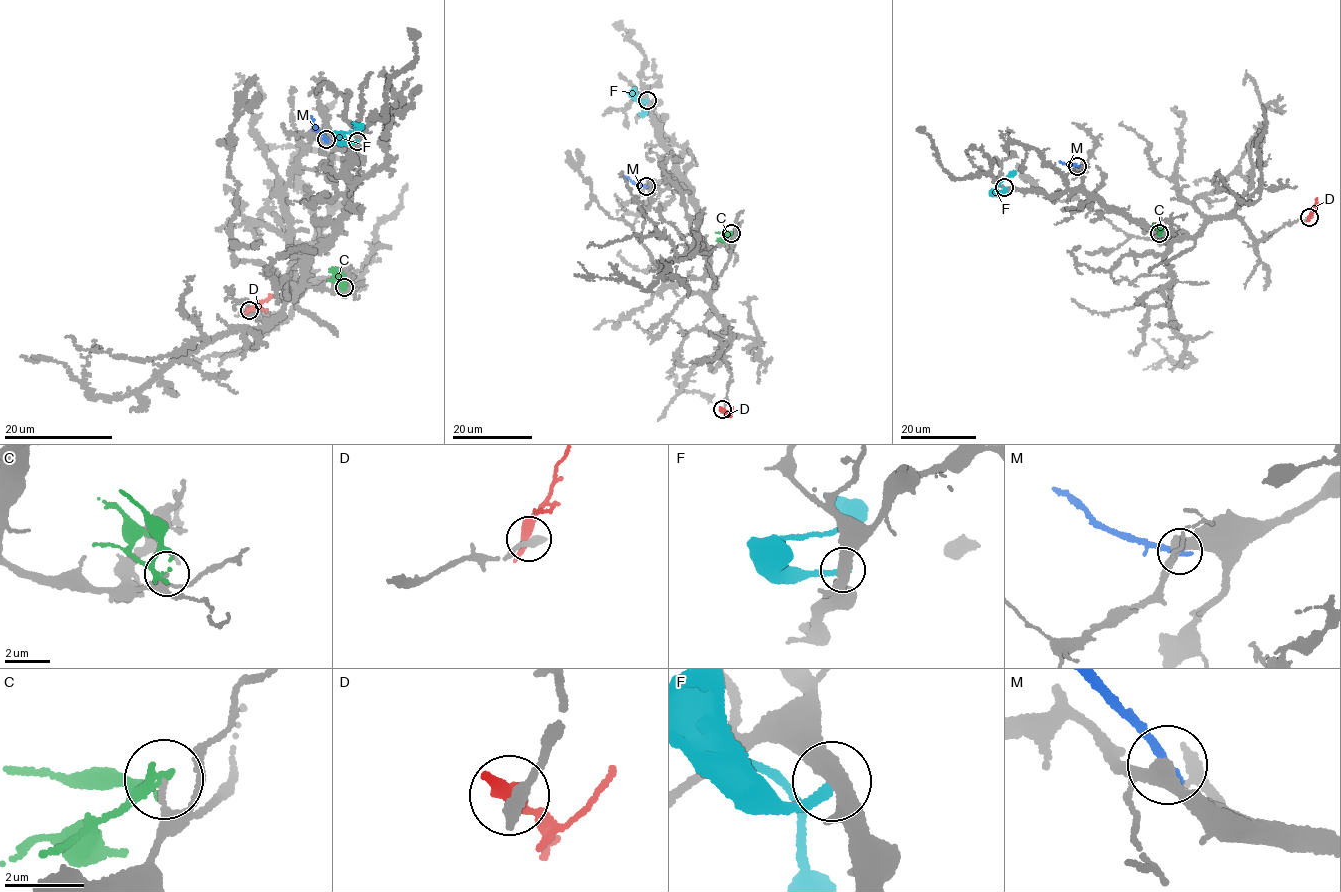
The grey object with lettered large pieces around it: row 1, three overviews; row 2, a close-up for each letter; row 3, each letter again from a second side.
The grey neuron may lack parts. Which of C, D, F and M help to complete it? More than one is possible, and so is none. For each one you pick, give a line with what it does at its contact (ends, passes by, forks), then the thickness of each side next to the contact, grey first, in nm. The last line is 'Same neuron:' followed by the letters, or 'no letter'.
Same neuron: no letter

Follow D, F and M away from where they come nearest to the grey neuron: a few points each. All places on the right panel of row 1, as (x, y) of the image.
D: (1310, 217), (1315, 199)
F: (1004, 187), (1003, 190), (996, 190), (1001, 181), (1015, 172)
M: (1078, 166), (1059, 161)

